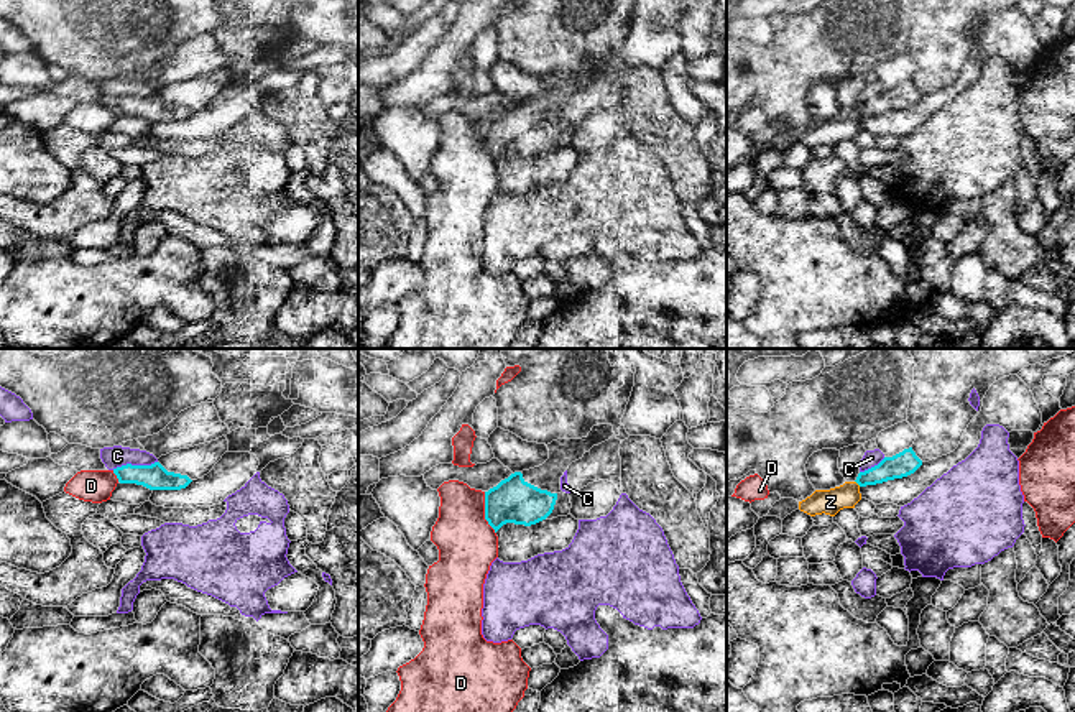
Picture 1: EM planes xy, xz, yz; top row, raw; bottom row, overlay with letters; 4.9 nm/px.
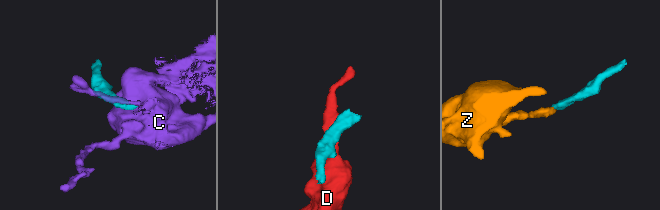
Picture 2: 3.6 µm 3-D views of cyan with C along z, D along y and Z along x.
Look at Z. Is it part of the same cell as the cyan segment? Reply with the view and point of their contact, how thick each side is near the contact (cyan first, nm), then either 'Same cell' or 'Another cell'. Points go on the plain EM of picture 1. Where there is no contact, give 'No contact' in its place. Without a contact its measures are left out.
Touches cyan at yz (858, 115). Thickness 120 nm (cyan) against 120 nm. Another cell

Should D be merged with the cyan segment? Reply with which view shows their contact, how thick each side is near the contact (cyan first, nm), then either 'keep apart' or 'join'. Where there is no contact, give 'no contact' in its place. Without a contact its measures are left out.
xz | 220/300 nm | keep apart

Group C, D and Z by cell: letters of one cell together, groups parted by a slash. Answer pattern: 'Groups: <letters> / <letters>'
Groups: C / D / Z

